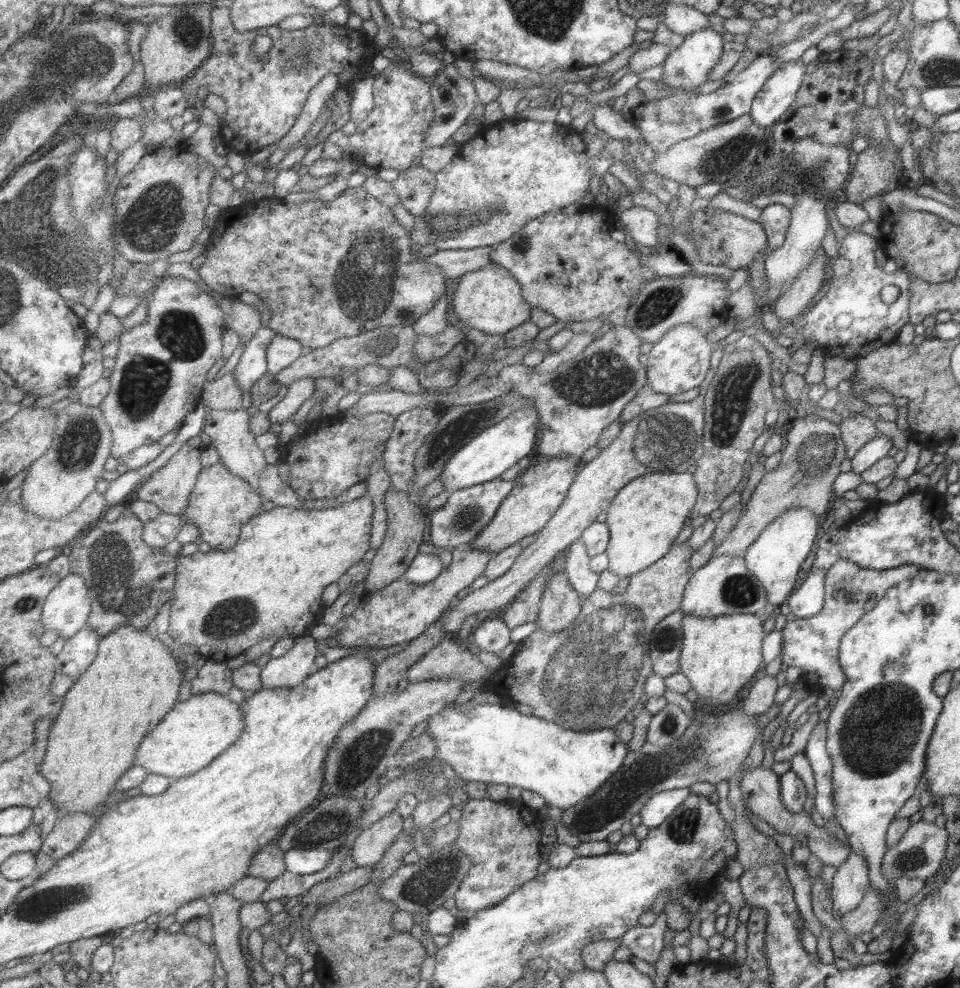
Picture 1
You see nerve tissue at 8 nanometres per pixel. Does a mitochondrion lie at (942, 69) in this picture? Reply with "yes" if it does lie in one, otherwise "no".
yes

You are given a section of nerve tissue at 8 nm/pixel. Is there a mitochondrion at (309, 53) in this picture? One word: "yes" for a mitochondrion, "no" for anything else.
yes

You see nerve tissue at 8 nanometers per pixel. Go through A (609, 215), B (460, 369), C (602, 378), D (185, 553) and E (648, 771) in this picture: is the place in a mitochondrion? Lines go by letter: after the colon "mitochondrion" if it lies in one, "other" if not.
A: other
B: other
C: mitochondrion
D: other
E: mitochondrion

